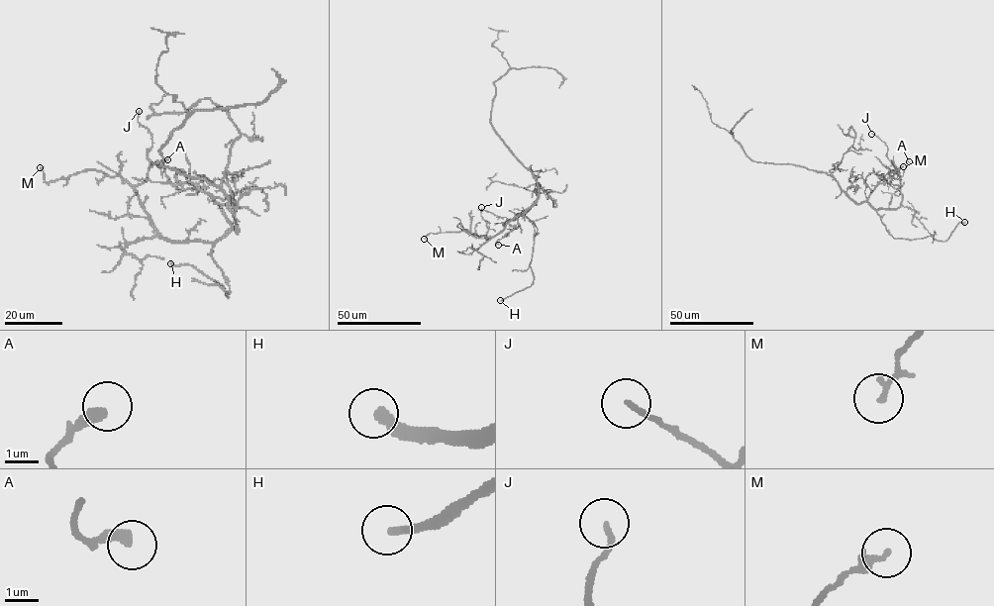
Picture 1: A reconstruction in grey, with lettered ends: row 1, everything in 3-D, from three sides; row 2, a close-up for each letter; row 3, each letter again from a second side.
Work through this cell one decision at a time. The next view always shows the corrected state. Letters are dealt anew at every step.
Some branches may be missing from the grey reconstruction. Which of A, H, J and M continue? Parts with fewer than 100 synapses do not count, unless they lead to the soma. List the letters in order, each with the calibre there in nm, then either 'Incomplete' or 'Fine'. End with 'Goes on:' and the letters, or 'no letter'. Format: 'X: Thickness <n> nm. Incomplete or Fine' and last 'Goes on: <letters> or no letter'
A: Thickness 360 nm. Fine
H: Thickness 300 nm. Incomplete
J: Thickness 150 nm. Fine
M: Thickness 130 nm. Fine
Goes on: H

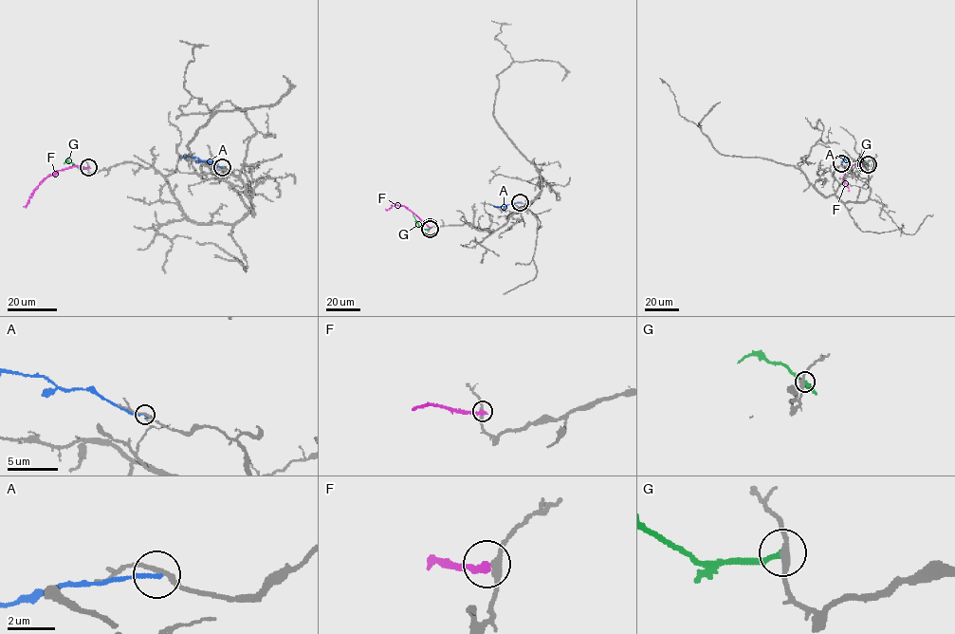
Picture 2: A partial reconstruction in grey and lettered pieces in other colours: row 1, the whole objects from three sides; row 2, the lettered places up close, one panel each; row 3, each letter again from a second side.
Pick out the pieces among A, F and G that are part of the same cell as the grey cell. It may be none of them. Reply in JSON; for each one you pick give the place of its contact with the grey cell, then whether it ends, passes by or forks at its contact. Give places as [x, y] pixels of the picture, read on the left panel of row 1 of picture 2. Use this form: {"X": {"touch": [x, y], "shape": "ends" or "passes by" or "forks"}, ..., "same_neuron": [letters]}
{"same_neuron": []}

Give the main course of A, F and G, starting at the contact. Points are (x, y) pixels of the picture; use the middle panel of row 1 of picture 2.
A: (520, 202), (493, 206)
F: (430, 228), (402, 206), (393, 204), (385, 209)
G: (430, 229), (423, 229), (413, 214)

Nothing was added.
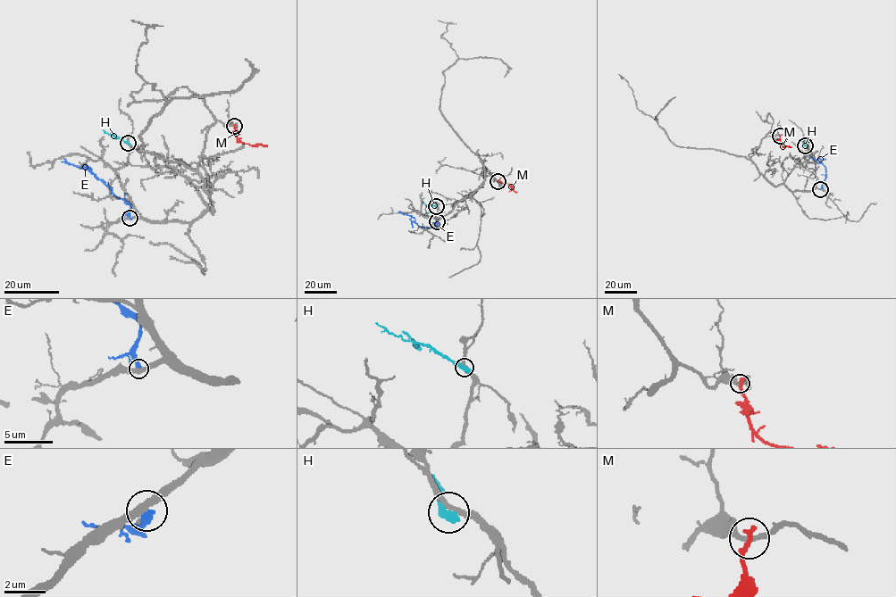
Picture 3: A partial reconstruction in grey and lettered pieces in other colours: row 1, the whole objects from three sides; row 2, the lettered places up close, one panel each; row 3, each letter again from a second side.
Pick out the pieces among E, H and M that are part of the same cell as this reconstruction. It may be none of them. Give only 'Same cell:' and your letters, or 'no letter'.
Same cell: no letter

